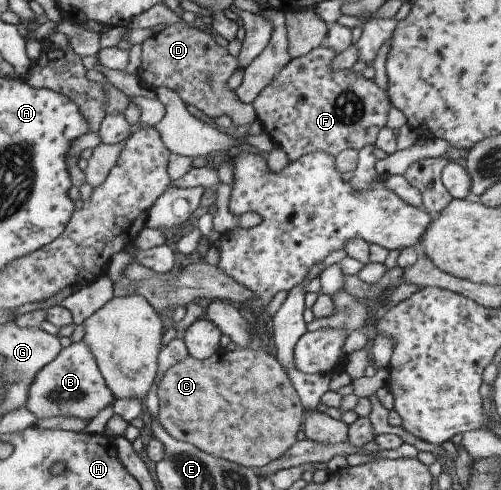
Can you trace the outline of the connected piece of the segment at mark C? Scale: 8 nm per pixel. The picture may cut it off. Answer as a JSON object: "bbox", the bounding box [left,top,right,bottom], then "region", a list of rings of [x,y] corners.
{"bbox":[158,346,305,470],"region":[[[257,346],[237,348],[232,352],[221,350],[213,357],[206,360],[198,360],[192,356],[188,357],[178,365],[173,366],[173,368],[163,376],[163,379],[158,384],[158,398],[160,400],[160,411],[158,412],[159,424],[162,425],[173,438],[193,444],[196,448],[202,449],[209,455],[222,457],[227,461],[238,463],[239,465],[253,470],[256,470],[258,467],[265,467],[267,464],[281,458],[281,456],[297,442],[299,432],[303,432],[303,420],[305,420],[305,416],[302,414],[303,404],[302,398],[299,397],[298,390],[295,389],[289,374],[281,365],[278,358],[276,356],[271,356],[271,354],[265,352],[265,350],[260,350]]]}

